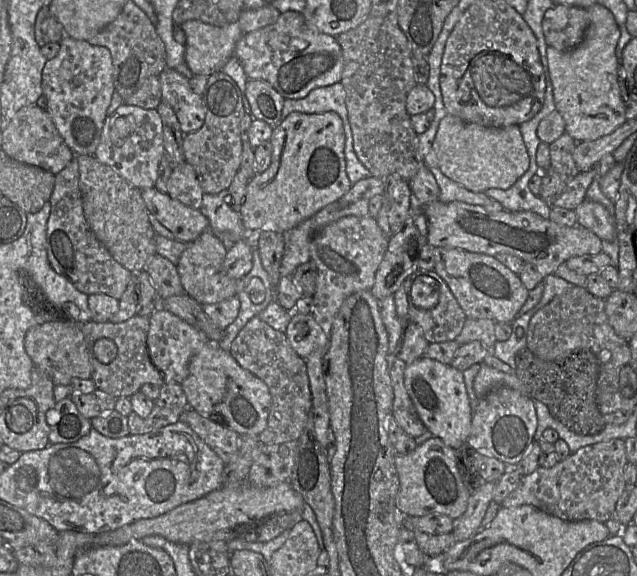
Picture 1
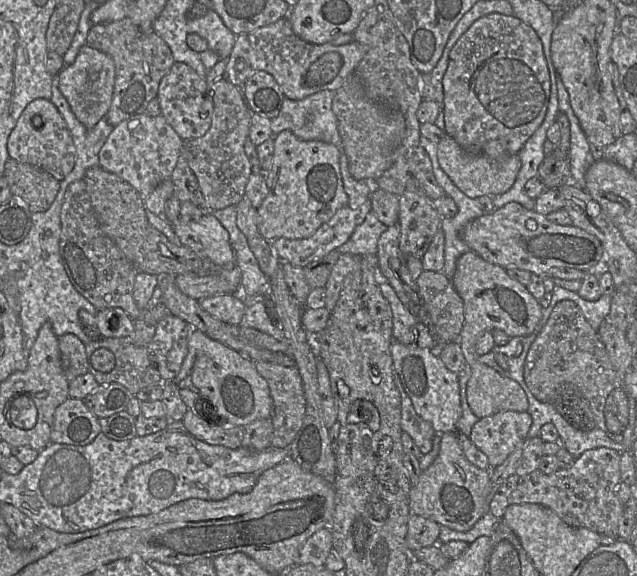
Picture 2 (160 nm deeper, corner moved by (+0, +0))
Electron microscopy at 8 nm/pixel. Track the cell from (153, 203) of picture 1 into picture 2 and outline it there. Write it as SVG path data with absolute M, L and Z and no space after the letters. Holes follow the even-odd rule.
M209 212L197 220L171 223L177 236L177 243L209 259L218 266L235 264L235 256L227 230Z

